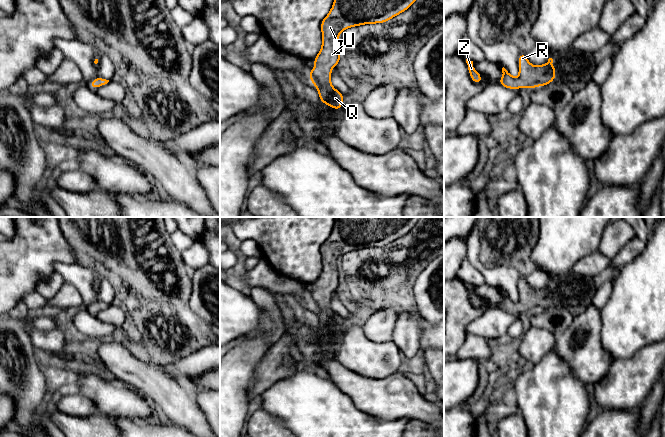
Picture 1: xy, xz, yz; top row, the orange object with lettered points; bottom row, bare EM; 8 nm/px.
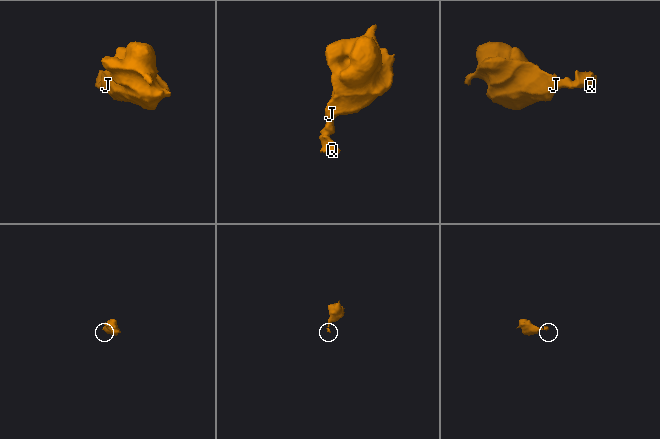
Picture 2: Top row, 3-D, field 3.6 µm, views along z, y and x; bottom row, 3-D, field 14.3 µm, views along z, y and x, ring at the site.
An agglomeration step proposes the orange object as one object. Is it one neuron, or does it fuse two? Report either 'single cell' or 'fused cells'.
single cell

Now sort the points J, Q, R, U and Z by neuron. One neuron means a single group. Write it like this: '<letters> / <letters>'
J Q R U Z

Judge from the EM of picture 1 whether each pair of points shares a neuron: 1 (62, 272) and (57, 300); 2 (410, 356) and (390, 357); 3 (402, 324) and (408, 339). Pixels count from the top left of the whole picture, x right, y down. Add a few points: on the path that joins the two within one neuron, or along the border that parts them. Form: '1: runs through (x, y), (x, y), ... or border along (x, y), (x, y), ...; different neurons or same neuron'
1: border along (81, 294), (74, 286), (65, 282), (47, 300); different neurons
2: border along (392, 340), (407, 363); different neurons
3: runs through (406, 328), (406, 335); same neuron

